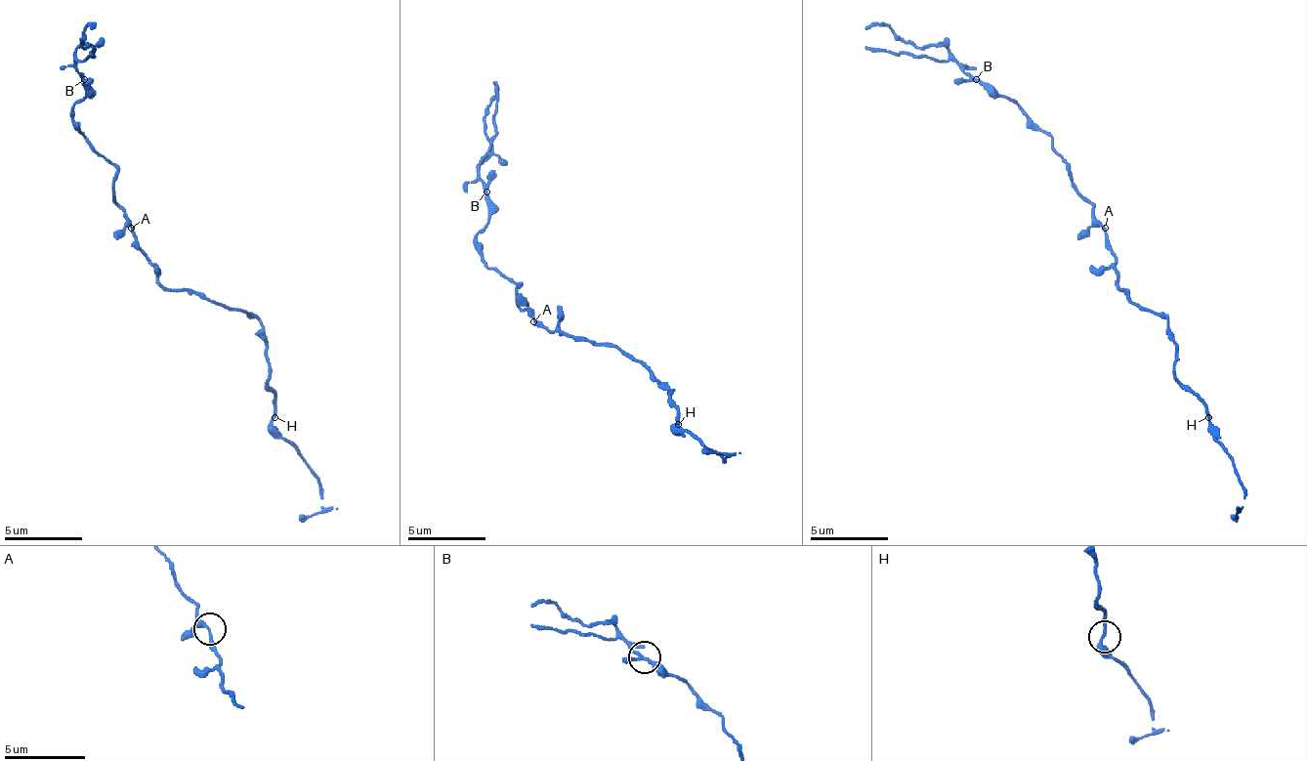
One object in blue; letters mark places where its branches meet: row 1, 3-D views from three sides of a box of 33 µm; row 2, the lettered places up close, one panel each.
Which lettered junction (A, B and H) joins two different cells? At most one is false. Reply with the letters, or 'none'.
none

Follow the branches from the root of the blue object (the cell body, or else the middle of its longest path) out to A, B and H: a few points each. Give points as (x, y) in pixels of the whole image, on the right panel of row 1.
A: (1114, 264), (1114, 252), (1106, 244), (1106, 229)
B: (1114, 264), (1106, 229), (1051, 139), (1016, 104), (992, 96), (977, 80)
H: (1114, 264), (1125, 296), (1168, 323), (1168, 339), (1176, 347), (1172, 374), (1204, 405), (1208, 417)

